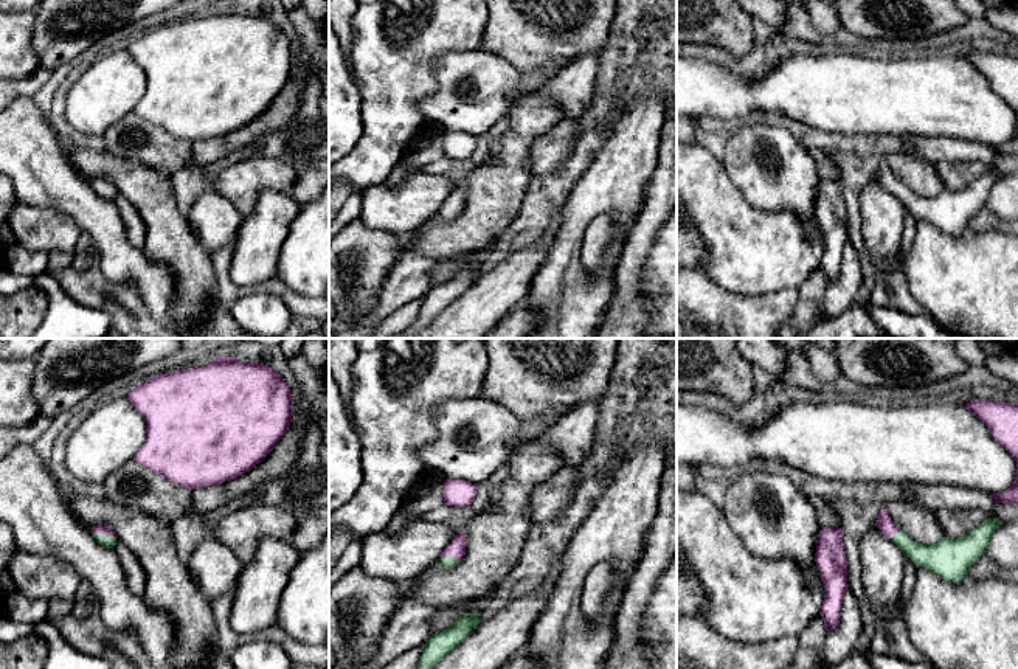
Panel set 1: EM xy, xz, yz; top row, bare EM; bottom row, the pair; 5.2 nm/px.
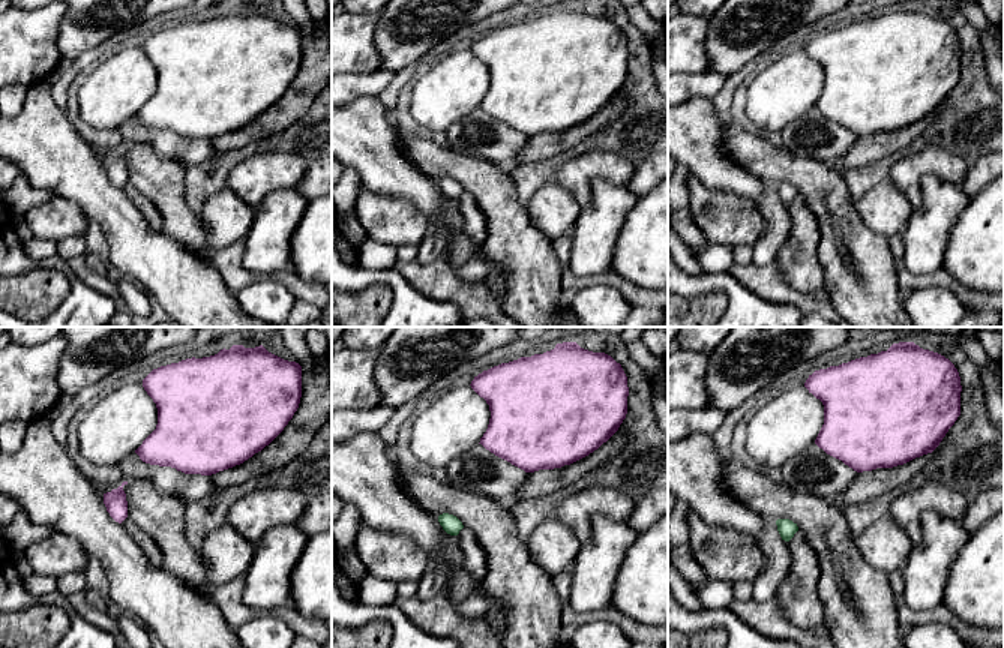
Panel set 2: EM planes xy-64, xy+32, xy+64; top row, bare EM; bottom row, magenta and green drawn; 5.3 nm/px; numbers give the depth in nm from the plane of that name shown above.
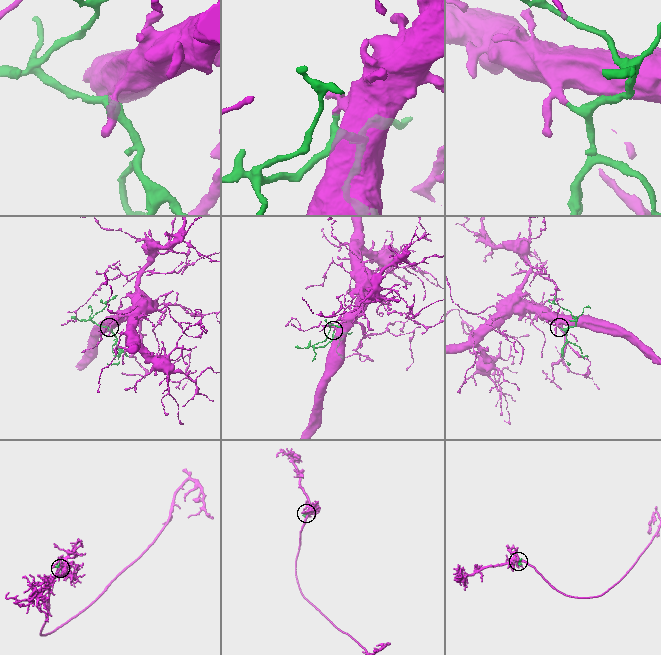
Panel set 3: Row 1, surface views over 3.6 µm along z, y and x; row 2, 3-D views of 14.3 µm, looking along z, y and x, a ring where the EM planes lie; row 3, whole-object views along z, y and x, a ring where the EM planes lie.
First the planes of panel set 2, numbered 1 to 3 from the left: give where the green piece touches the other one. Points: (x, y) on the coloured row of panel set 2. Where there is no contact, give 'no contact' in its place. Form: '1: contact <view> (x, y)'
1: no contact
2: no contact
3: no contact

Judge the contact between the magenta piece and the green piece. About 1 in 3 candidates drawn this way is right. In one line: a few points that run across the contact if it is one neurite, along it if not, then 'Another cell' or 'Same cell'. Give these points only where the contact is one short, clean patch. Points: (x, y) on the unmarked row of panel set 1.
Line: xy (96, 182), (104, 185), (106, 193). Same cell

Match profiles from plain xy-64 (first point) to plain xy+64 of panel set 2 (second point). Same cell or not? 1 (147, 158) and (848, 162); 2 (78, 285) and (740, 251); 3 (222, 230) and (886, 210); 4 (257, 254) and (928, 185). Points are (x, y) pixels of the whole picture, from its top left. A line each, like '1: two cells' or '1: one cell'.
1: two cells
2: two cells
3: one cell
4: one cell

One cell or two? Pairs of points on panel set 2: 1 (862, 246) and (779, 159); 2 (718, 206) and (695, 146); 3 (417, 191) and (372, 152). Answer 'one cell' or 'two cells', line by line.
1: one cell
2: two cells
3: one cell

